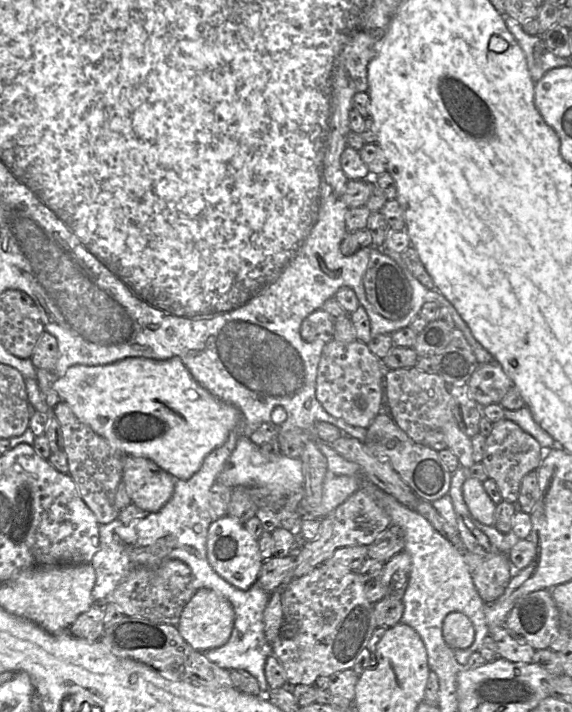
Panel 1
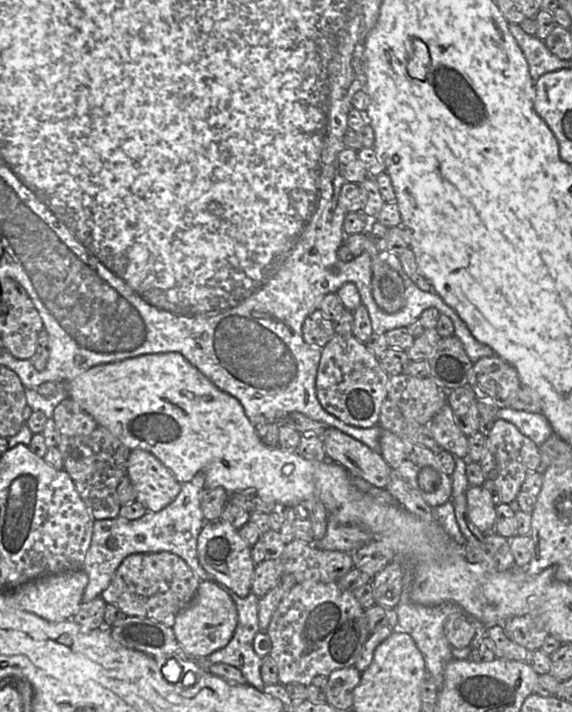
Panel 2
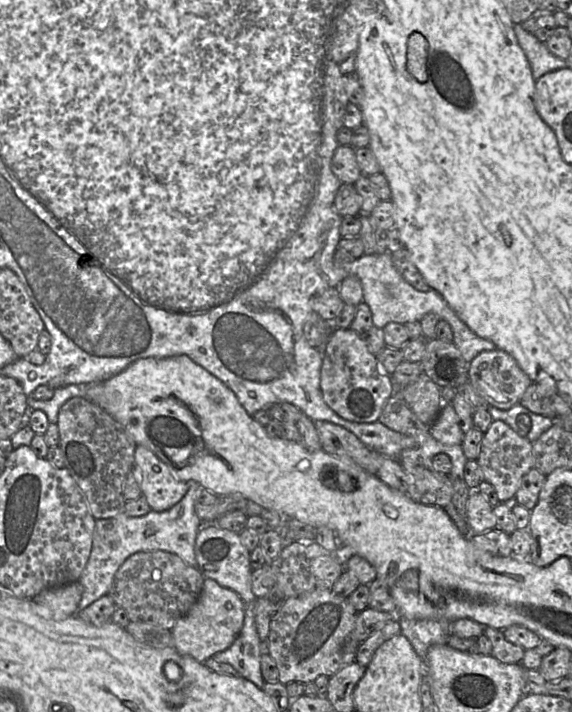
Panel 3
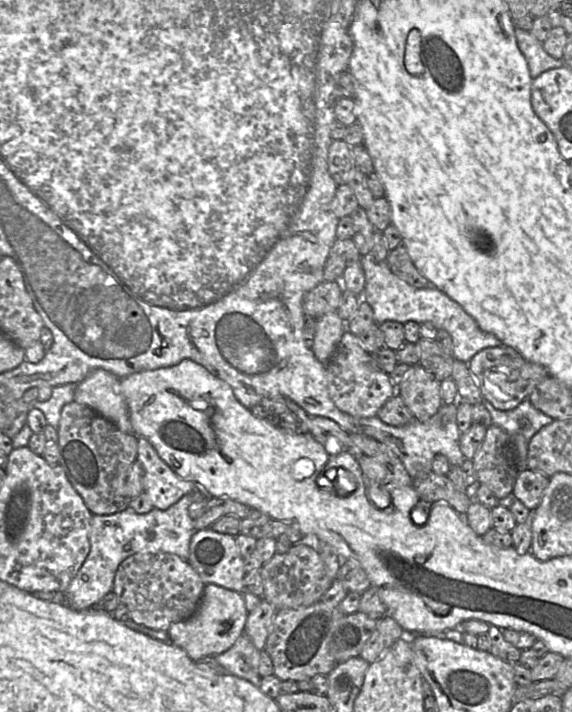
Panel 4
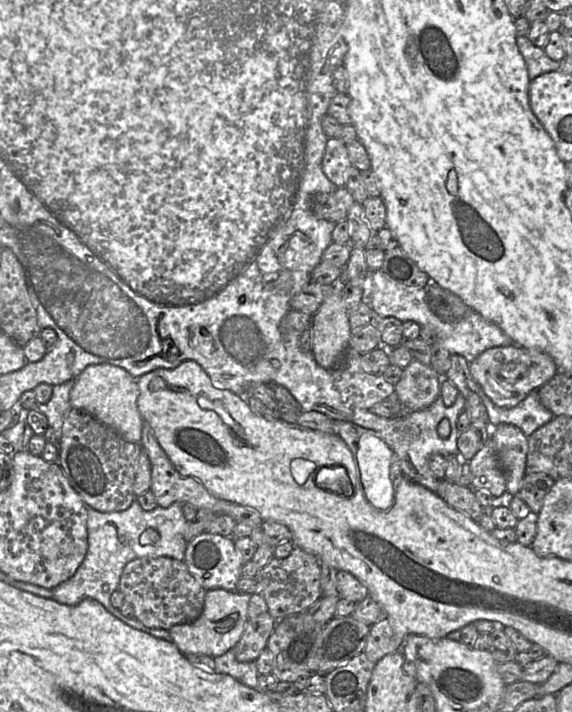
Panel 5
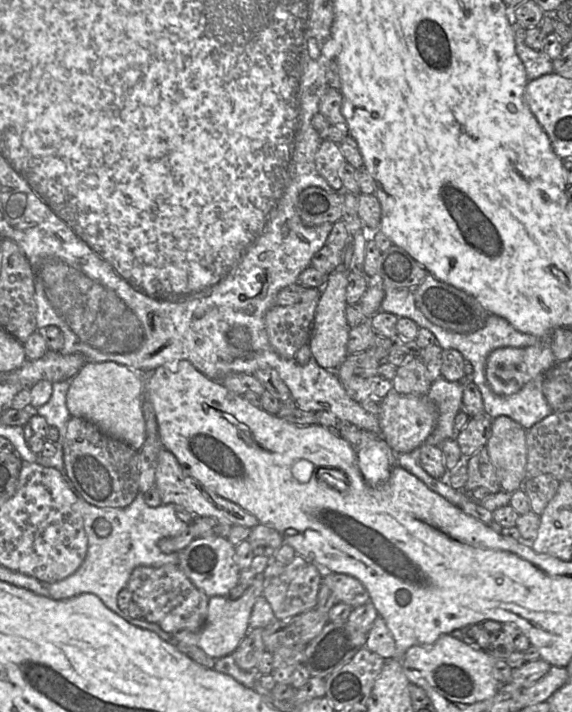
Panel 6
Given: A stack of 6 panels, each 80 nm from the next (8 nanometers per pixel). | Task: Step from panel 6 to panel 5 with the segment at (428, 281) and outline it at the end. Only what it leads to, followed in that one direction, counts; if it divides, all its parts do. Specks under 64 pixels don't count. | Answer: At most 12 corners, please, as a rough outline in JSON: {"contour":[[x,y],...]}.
{"contour":[[433,281],[425,288],[430,309],[444,321],[473,311],[461,298]]}

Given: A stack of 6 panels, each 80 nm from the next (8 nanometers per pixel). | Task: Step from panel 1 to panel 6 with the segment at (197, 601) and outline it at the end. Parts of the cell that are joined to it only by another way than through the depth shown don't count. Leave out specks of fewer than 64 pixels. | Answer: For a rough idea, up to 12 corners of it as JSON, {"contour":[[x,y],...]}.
{"contour":[[263,573],[238,599],[209,597],[204,626],[173,640],[215,660],[232,654],[250,630]]}

